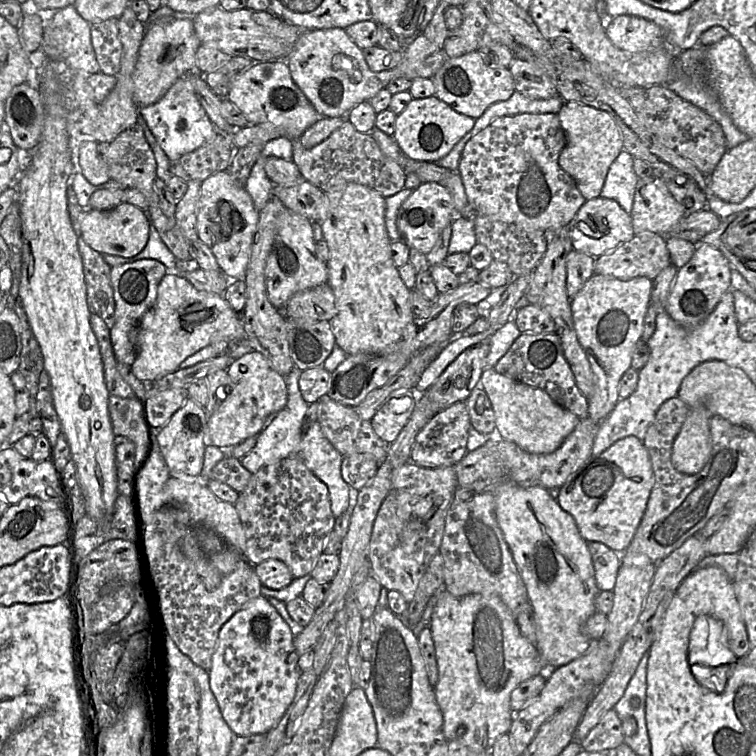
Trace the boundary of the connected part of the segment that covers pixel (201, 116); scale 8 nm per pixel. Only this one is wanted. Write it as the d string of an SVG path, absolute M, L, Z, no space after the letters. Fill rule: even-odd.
M189 75L179 78L156 103L139 107L138 112L170 161L177 160L183 155L213 141L218 135L217 129L196 97ZM180 121L186 123L186 128L183 131L178 129Z

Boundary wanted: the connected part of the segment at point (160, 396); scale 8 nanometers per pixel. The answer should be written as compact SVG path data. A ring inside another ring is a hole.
M185 388L166 389L148 396L144 410L152 430L164 426L188 398Z

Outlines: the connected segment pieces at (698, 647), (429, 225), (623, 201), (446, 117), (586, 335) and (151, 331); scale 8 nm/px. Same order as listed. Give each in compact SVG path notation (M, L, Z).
M700 615L694 621L688 645L688 662L690 666L718 667L732 664L737 660L729 648L727 632L724 626L723 649L712 650L712 641L709 640L709 618L712 618L712 616Z
M437 182L421 183L403 202L397 213L397 226L402 240L409 248L427 255L444 228L458 216L449 191Z
M622 150L611 164L600 197L613 199L625 212L631 213L639 177L633 168L634 157Z
M435 95L414 99L396 116L393 138L402 152L416 161L437 163L474 126L475 119L458 113Z
M595 273L571 298L570 305L578 341L595 376L595 390L588 398L588 410L589 418L596 423L603 422L620 400L620 381L631 368L633 349L641 340L652 289L653 281L647 277L620 280Z
M166 273L165 276L159 283L157 298L152 305L152 307L142 316L138 326L133 332L134 343L137 347L137 357L135 362L133 363L131 369L132 373L135 375L137 379L144 383L152 383L153 381L165 376L166 374L172 373L179 369L179 365L189 356L198 352L202 348L210 345L214 339L224 339L230 340L231 342L238 342L246 339L246 332L244 323L241 317L241 314L235 312L231 306L227 303L227 301L223 298L222 295L217 295L205 291L197 290L193 287L193 285L183 276L183 275L174 275Z

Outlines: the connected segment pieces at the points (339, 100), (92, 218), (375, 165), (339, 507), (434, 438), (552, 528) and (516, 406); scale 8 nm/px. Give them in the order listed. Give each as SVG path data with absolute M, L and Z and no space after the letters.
M343 28L305 30L284 62L288 65L294 83L303 92L315 110L323 117L346 115L355 105L369 101L387 84L398 78L432 78L447 57L442 49L419 62L401 60L391 70L373 72L369 69L362 49L347 35Z
M121 203L110 210L84 208L81 215L81 235L83 240L101 254L132 257L139 254L149 239L149 222L142 209Z
M346 120L318 145L306 149L299 138L292 140L293 159L303 178L325 193L339 191L350 183L357 183L391 197L405 188L406 173L403 168L382 153L370 132L361 133Z
M294 367L285 377L288 395L285 407L277 414L272 414L267 418L265 428L257 436L255 447L240 461L244 468L255 474L261 467L267 464L275 463L291 456L300 457L305 466L327 486L331 511L336 519L347 510L350 500L350 487L341 475L343 457L324 436L317 421L310 424L306 433L302 431L308 404L302 398L299 389L301 372L297 367Z
M457 402L436 414L417 434L411 449L410 460L424 468L455 466L468 453L467 441L471 422L466 402Z
M506 482L498 487L494 492L495 503L496 503L496 518L498 525L503 533L504 539L511 551L512 557L520 571L521 577L527 588L528 599L531 603L534 614L535 622L537 626L536 642L535 646L546 666L547 669L555 669L568 664L569 662L584 655L592 646L593 640L590 639L583 632L583 625L586 620L596 612L595 599L599 593L596 585L594 566L592 562L592 557L588 548L587 541L581 536L577 524L574 518L564 511L557 500L554 499L549 491L542 487L521 487L514 482Z
M494 368L484 370L481 383L495 413L496 435L514 442L529 453L550 454L554 452L581 420L555 403L545 391L502 375Z

